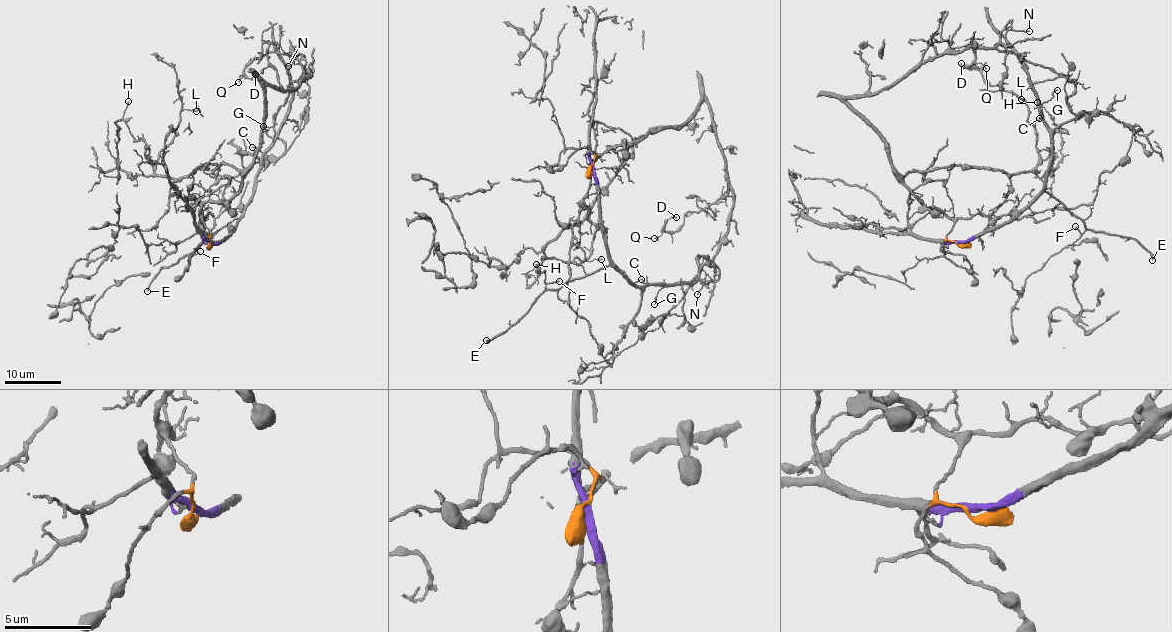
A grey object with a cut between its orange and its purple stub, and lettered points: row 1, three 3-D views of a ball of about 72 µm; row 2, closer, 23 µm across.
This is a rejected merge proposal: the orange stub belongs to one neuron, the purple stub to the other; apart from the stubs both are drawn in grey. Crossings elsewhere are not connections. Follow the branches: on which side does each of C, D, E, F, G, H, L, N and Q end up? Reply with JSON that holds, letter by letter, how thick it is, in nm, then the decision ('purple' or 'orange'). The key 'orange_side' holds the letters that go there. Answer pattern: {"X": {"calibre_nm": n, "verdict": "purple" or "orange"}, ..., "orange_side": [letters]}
{"C": {"calibre_nm": 110, "verdict": "purple"}, "D": {"calibre_nm": 120, "verdict": "orange"}, "E": {"calibre_nm": 200, "verdict": "purple"}, "F": {"calibre_nm": 170, "verdict": "purple"}, "G": {"calibre_nm": 120, "verdict": "purple"}, "H": {"calibre_nm": 150, "verdict": "orange"}, "L": {"calibre_nm": 120, "verdict": "orange"}, "N": {"calibre_nm": 130, "verdict": "purple"}, "Q": {"calibre_nm": 90, "verdict": "orange"}, "orange_side": ["D", "H", "L", "Q"]}

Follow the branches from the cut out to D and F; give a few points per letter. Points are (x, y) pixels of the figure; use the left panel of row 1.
D: (209, 244), (199, 213), (240, 188), (264, 92), (298, 89), (303, 69), (274, 51), (243, 70), (255, 75)
F: (211, 244), (217, 245), (227, 239), (237, 218), (204, 238), (198, 249), (188, 255), (200, 251)

